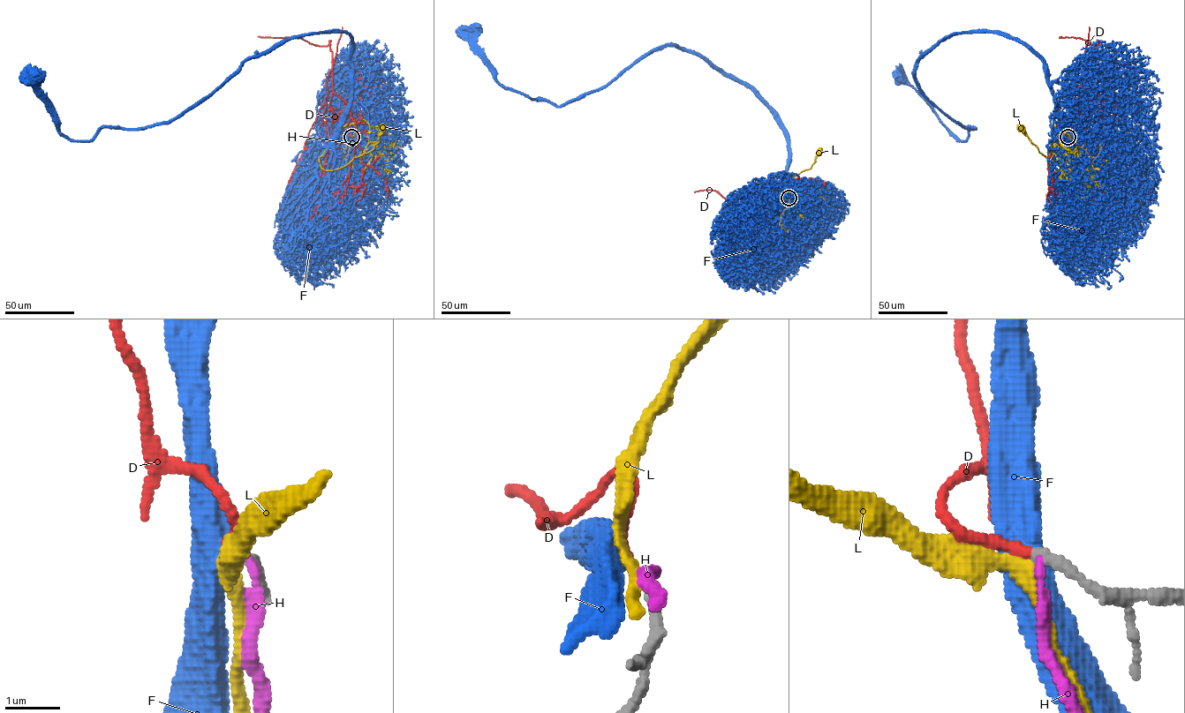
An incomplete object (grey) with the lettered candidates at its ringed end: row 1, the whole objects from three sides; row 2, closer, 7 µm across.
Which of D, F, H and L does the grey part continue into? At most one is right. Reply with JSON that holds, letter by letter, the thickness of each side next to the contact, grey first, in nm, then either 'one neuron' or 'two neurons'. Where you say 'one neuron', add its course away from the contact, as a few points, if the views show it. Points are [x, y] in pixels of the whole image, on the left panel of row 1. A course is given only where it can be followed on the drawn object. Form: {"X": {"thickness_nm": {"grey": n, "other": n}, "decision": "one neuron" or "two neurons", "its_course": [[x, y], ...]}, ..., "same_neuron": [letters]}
{"D": {"thickness_nm": {"grey": 180, "other": 160}, "decision": "one neuron", "its_course": [[351, 137], [350, 110], [334, 92], [331, 70], [322, 119], [328, 152], [313, 211], [326, 208], [336, 196]]}, "F": {"thickness_nm": {"grey": 180, "other": 550}, "decision": "two neurons"}, "H": {"thickness_nm": {"grey": 200, "other": 160}, "decision": "two neurons"}, "L": {"thickness_nm": {"grey": 180, "other": 200}, "decision": "two neurons"}, "same_neuron": ["D"]}

